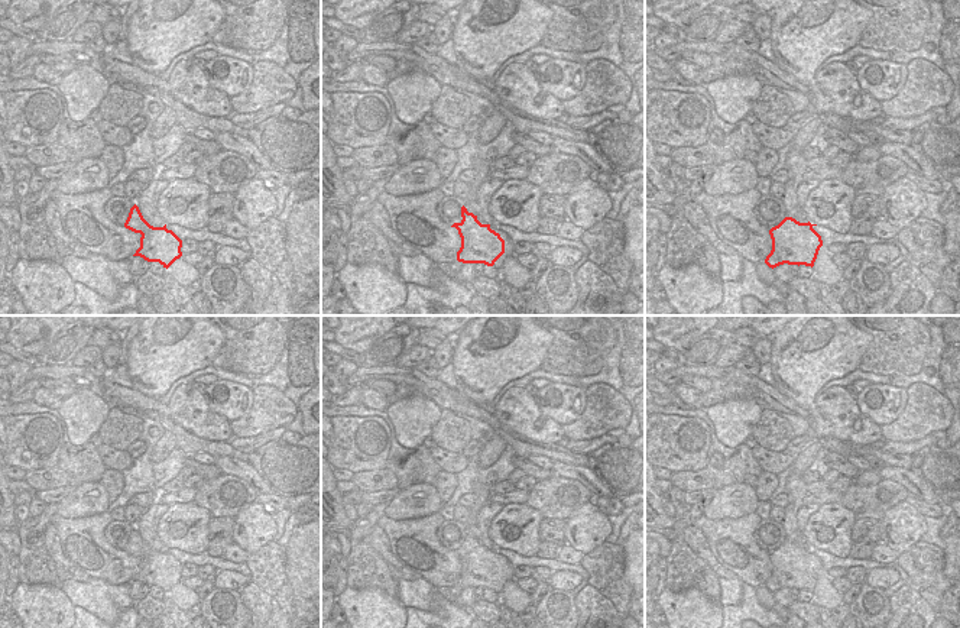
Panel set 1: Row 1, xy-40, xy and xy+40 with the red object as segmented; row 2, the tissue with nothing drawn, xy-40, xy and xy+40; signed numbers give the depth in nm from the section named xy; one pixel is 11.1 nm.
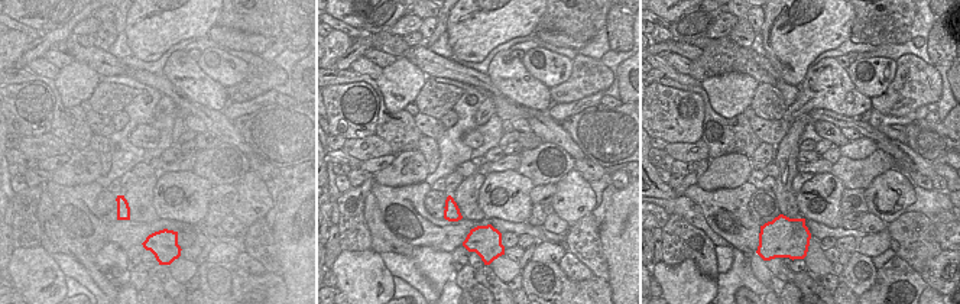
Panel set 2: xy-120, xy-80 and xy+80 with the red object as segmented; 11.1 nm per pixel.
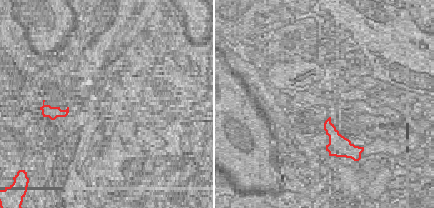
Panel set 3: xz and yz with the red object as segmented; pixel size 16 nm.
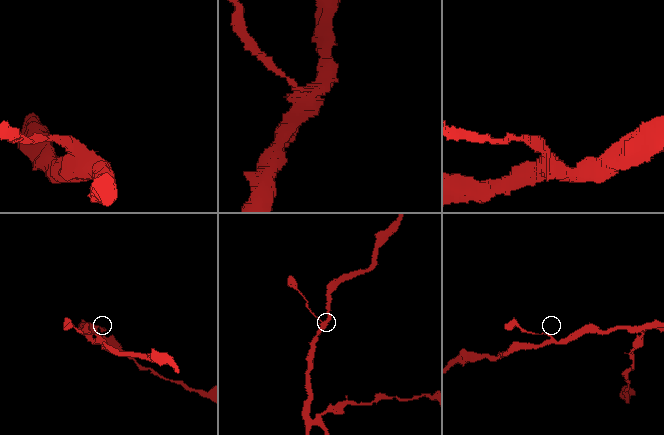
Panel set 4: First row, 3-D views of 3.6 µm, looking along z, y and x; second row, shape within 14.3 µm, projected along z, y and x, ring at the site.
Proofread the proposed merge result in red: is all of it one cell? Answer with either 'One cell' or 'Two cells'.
One cell

